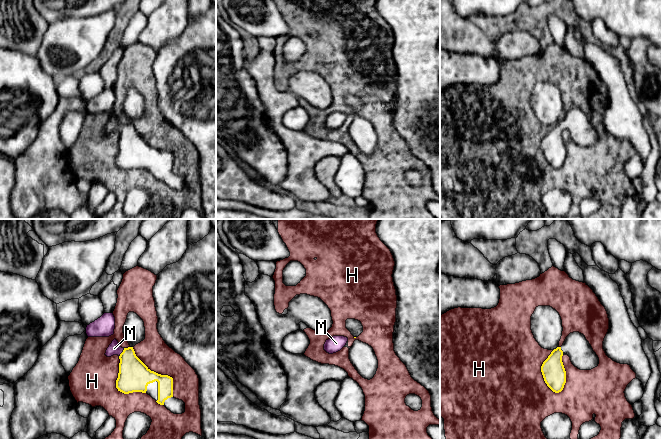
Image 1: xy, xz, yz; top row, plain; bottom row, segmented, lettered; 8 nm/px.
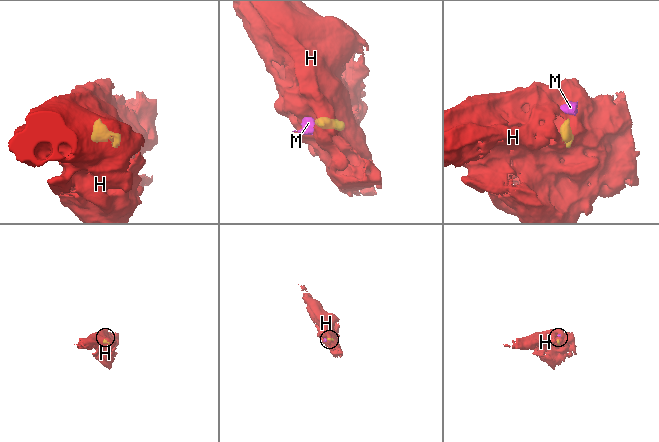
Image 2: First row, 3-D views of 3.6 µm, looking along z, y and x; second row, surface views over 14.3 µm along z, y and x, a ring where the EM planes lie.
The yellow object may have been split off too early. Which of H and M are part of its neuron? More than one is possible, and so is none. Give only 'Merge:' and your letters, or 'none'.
Merge: M

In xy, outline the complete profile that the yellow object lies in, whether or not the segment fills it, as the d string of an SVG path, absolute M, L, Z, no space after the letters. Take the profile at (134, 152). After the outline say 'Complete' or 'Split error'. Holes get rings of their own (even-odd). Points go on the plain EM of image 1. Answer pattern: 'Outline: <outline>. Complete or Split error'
Outline: M114 115L105 131L118 131L119 149L116 156L118 167L129 170L147 169L160 181L164 181L174 190L185 188L185 179L173 173L173 154L151 147L135 130L133 123L122 124Z. Split error

